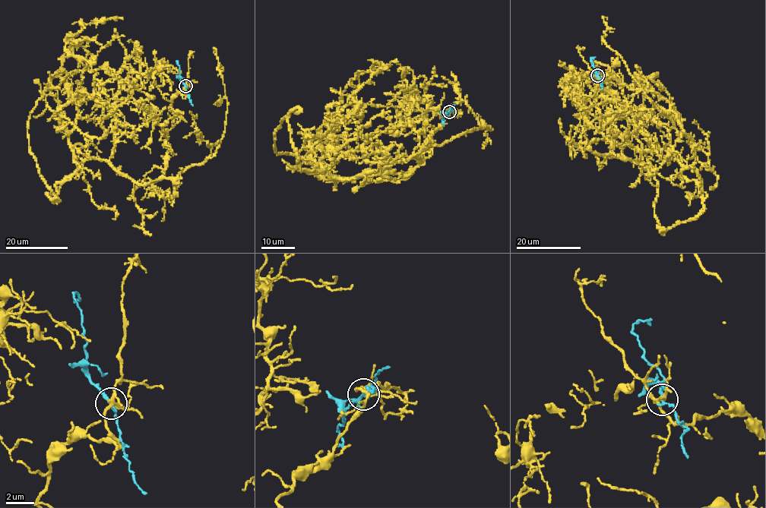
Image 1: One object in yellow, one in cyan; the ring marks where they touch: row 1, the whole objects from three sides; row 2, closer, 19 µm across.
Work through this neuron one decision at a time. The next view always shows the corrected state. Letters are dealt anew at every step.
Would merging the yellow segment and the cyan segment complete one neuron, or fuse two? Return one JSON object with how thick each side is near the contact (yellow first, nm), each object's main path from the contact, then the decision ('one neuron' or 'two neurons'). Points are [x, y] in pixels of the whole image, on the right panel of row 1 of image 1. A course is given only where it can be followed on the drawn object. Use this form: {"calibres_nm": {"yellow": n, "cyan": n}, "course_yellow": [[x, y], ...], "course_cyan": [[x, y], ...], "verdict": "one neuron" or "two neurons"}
{"calibres_nm": {"yellow": 200, "cyan": 200}, "course_yellow": [[596, 75], [659, 93], [699, 147], [704, 209], [663, 233], [634, 127], [640, 78], [657, 73], [649, 77]], "course_cyan": [[596, 75], [590, 60], [594, 58]], "verdict": "two neurons"}

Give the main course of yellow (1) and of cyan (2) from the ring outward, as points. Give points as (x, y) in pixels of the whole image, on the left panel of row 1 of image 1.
1: (185, 86), (169, 105), (156, 181), (87, 158), (52, 200), (27, 127), (49, 80), (103, 67), (153, 97)
2: (185, 86), (181, 80), (178, 61), (177, 64)

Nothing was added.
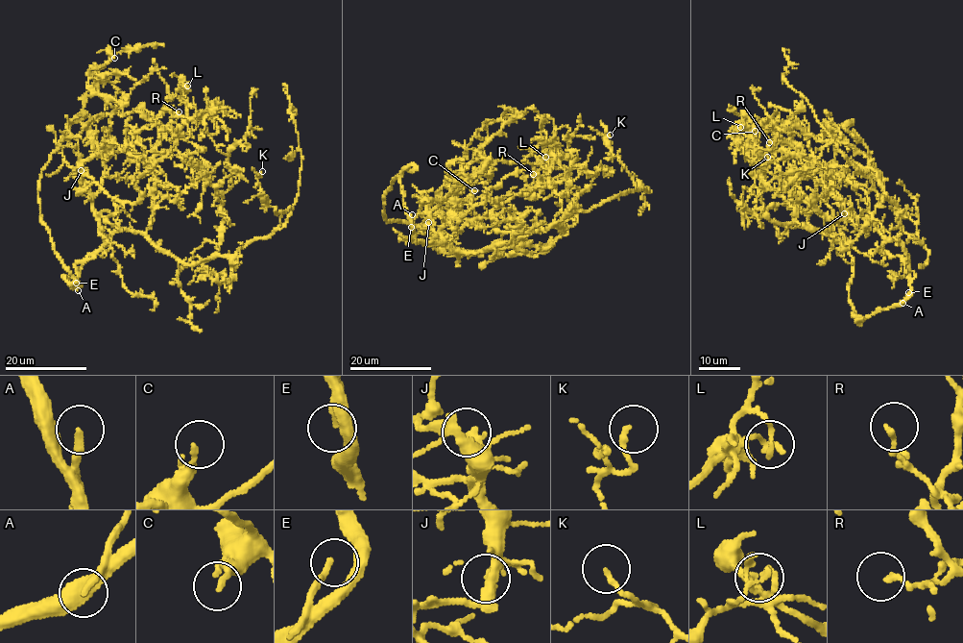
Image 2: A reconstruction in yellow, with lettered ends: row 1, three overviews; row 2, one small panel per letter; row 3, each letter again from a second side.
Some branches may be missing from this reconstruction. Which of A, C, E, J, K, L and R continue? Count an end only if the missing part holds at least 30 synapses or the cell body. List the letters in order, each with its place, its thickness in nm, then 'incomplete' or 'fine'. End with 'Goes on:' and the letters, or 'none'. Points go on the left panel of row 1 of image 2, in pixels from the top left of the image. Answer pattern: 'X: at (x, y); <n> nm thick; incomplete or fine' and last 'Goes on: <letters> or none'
A: at (78, 290); 220 nm thick; incomplete
C: at (114, 58); 170 nm thick; fine
E: at (76, 283); 180 nm thick; fine
J: at (81, 170); 180 nm thick; fine
K: at (262, 171); 150 nm thick; fine
L: at (187, 86); 150 nm thick; fine
R: at (179, 111); 170 nm thick; fine
Goes on: A

